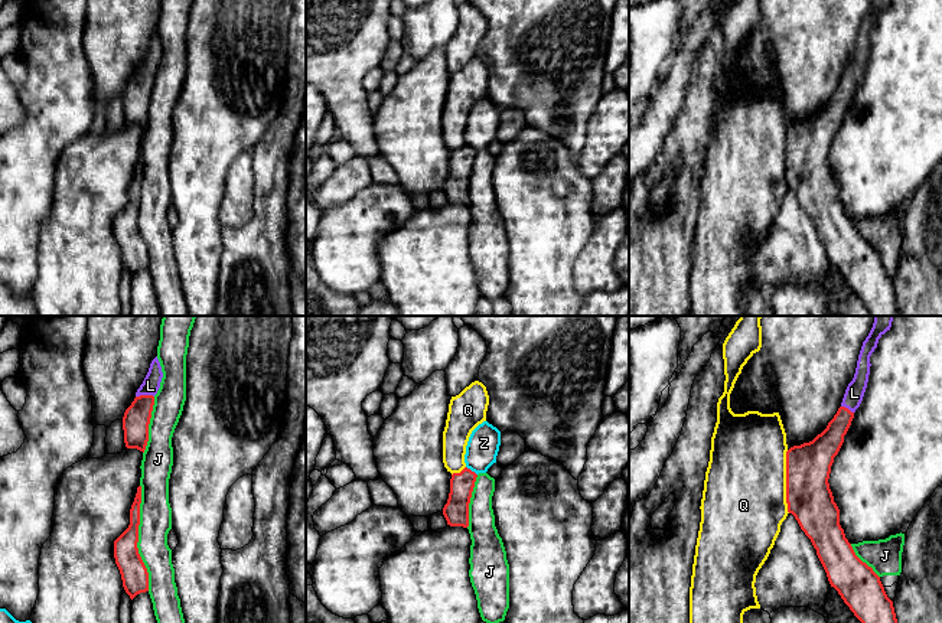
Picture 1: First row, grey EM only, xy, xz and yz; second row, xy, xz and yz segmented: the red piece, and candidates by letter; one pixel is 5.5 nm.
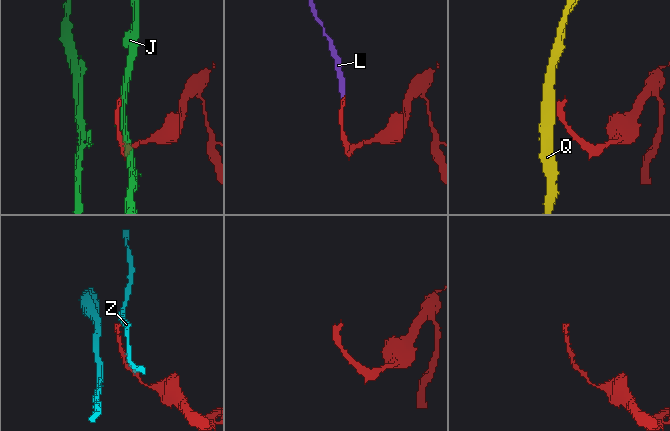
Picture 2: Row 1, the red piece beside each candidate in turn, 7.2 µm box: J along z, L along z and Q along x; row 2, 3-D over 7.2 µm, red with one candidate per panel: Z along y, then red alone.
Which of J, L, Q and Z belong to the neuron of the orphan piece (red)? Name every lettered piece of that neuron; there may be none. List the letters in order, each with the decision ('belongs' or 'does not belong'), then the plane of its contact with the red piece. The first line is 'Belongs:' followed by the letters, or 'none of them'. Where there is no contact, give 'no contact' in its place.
Belongs: L
J: does not belong; meets red in xy
L: belongs; meets red in xy
Q: does not belong; meets red in yz
Z: does not belong; meets red in xz

